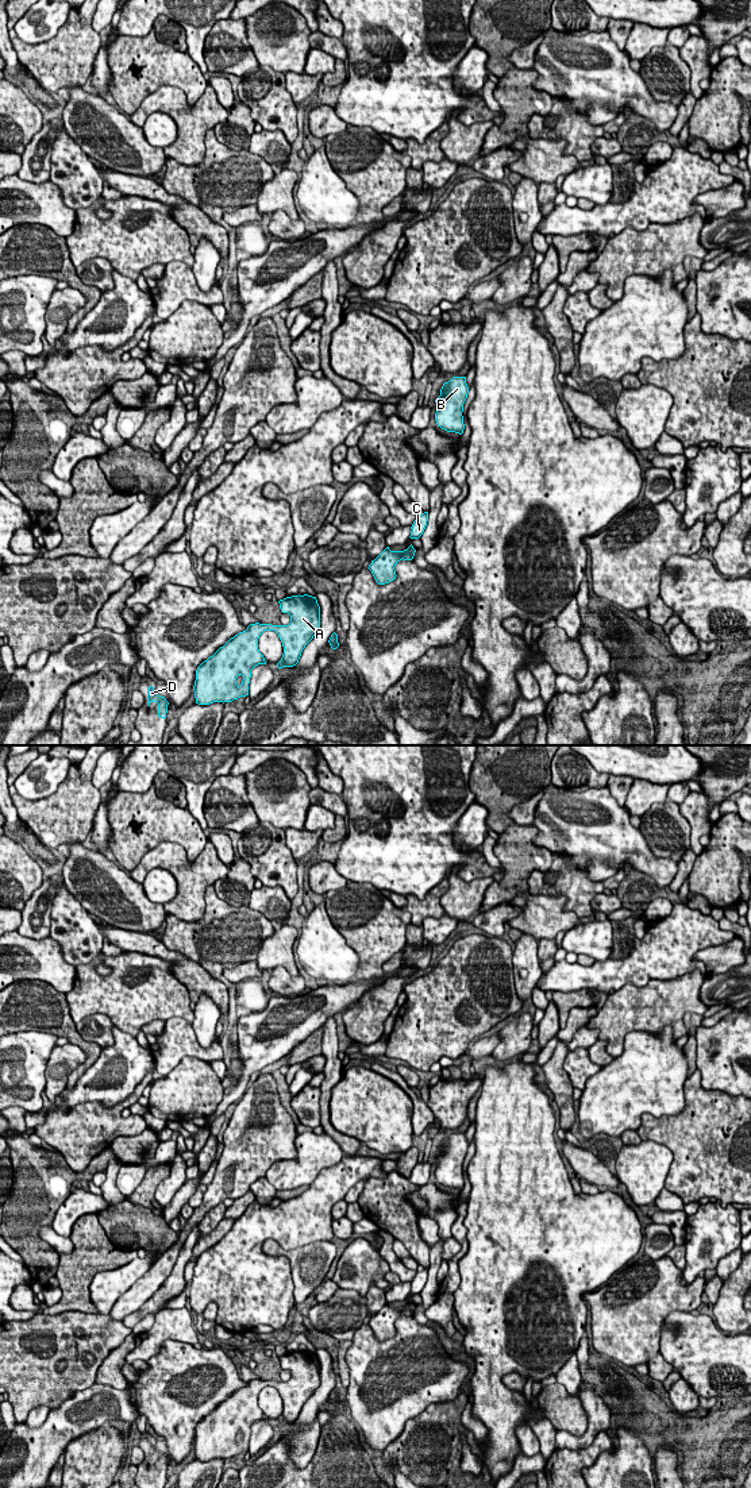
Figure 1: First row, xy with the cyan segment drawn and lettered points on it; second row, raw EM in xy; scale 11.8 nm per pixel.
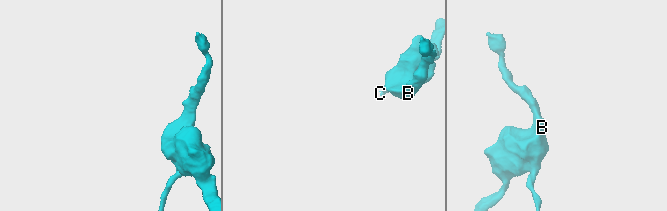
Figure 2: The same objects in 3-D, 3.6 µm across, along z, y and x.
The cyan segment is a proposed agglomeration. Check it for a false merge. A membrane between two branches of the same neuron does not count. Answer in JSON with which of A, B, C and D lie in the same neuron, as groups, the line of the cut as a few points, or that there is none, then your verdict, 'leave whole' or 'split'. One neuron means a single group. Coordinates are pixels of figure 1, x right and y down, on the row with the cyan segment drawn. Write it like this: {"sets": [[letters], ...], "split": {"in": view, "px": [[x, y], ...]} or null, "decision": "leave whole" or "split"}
{"sets": [["A", "D"], ["B", "C"]], "split": {"in": "xy", "px": [[408, 547], [412, 548]]}, "decision": "split"}

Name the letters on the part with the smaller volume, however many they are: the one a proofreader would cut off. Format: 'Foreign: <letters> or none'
Foreign: B, C

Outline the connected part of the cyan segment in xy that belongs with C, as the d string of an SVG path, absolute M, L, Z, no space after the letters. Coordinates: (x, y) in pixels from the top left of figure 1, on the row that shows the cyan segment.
M424 512L423 514L420 516L416 516L416 520L413 521L412 527L411 527L411 539L419 539L425 527L427 527L427 521L428 521L428 512Z

